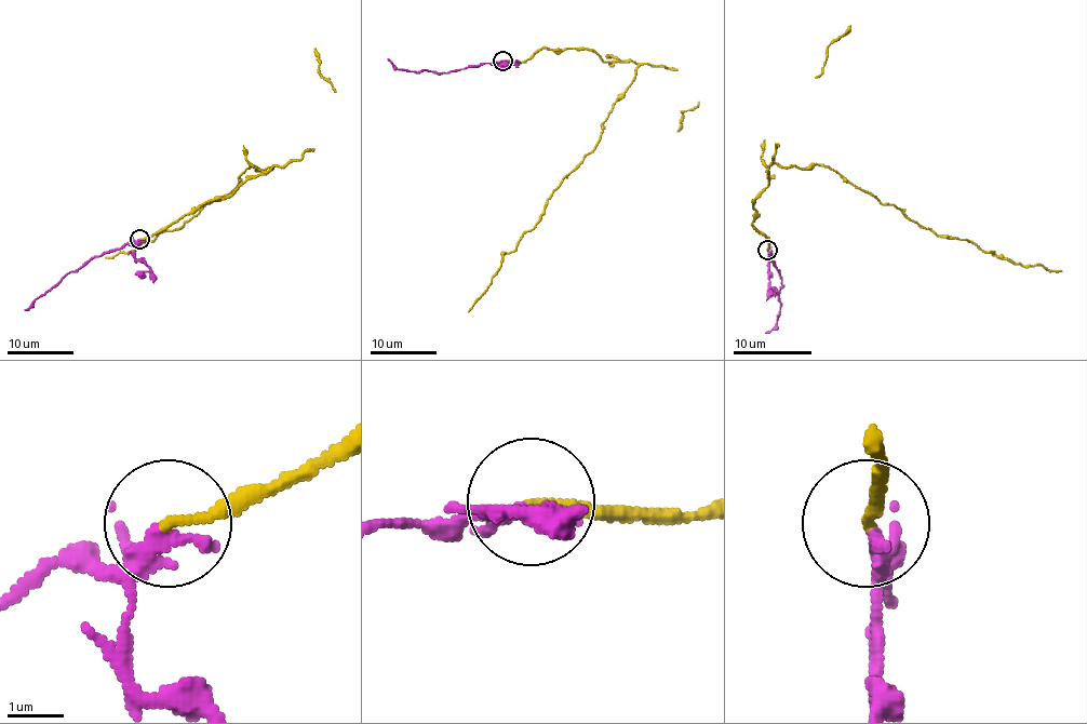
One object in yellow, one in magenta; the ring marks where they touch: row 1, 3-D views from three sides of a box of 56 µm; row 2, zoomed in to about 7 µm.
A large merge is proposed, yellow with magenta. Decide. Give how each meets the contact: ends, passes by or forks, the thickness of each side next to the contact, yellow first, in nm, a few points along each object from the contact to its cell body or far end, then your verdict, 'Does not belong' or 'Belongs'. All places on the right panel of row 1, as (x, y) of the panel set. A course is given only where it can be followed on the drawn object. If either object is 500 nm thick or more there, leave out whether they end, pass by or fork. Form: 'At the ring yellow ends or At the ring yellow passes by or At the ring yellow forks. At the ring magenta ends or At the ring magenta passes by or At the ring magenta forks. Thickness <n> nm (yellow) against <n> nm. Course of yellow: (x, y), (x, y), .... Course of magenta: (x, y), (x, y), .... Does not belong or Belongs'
At the ring yellow ends. At the ring magenta forks. Thickness 150 nm (yellow) against 190 nm. Course of yellow: (766, 250), (768, 240), (753, 225), (753, 201), (768, 186), (768, 169), (817, 164), (938, 235), (1061, 271). Course of magenta: (766, 250), (782, 281), (778, 293), (778, 320), (765, 332). Does not belong

